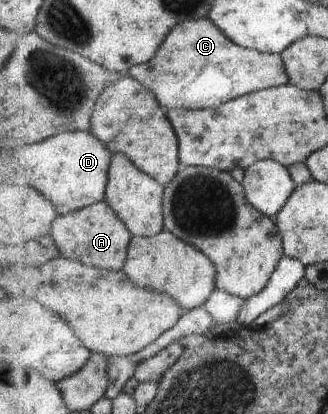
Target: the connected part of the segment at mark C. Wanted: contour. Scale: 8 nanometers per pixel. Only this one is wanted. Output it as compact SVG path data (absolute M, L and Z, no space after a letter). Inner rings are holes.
M209 17L182 21L171 31L157 55L150 61L133 66L128 74L147 86L166 109L213 109L254 91L271 89L291 82L283 56L245 49L232 42Z

